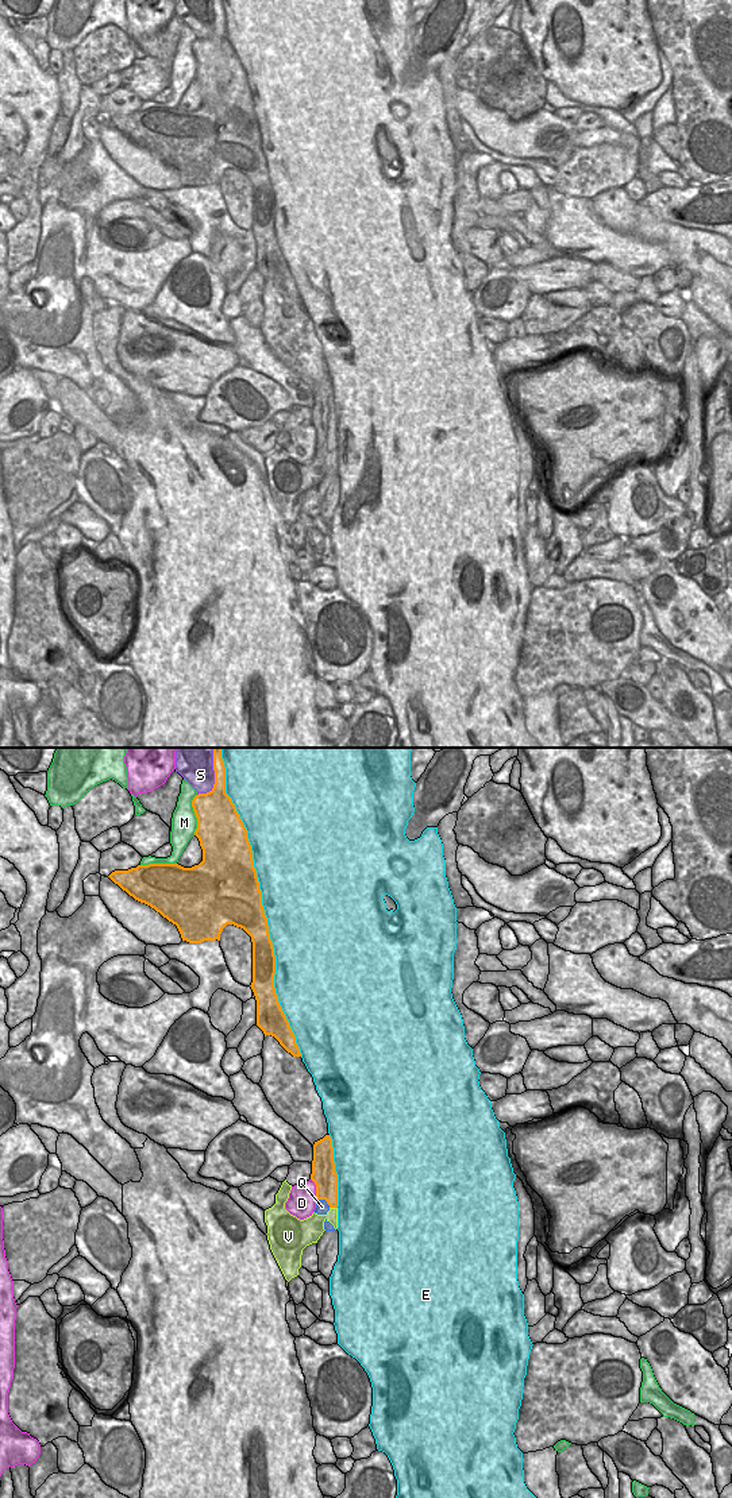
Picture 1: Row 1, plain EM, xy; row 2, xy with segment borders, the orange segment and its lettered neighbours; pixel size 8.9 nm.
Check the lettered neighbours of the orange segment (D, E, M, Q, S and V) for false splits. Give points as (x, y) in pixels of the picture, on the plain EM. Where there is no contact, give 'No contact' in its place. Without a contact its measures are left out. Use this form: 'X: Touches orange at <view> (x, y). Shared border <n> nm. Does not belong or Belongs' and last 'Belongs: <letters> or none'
D: Touches orange at xy (316, 433). Shared border 200 nm. Does not belong
E: Touches orange at xy (262, 150). Shared border 2750 nm. Does not belong
M: Touches orange at xy (195, 58). Shared border 380 nm. Does not belong
Q: Touches orange at xy (324, 443). Shared border 150 nm. Belongs
S: Touches orange at xy (215, 23). Shared border 380 nm. Does not belong
V: Touches orange at xy (332, 451). Shared border 60 nm. Does not belong
Belongs: Q.

